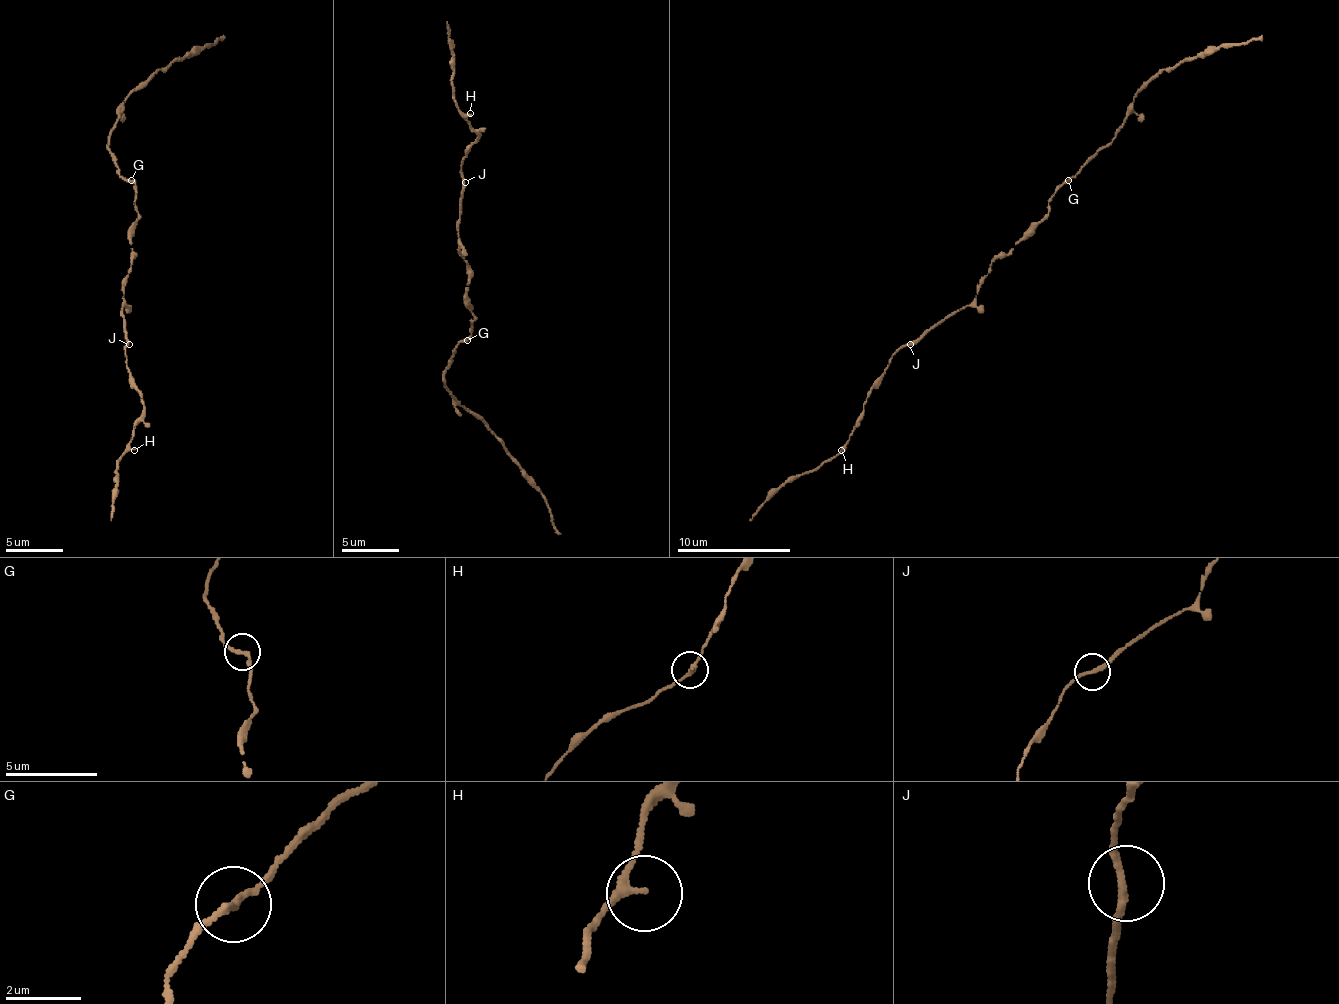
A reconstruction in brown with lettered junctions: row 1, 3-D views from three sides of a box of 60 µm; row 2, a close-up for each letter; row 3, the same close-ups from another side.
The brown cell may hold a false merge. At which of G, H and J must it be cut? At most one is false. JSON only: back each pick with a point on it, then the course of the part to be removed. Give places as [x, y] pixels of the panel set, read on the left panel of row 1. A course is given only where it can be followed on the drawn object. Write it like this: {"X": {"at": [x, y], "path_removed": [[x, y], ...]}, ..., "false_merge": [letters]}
{"false_merge": []}

